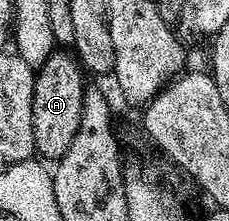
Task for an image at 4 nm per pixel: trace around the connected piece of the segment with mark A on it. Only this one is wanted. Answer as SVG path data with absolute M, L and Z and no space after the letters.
M57 48L52 51L46 64L35 71L35 76L32 123L36 154L44 160L59 160L66 156L70 144L74 144L74 136L78 136L78 124L82 124L86 71L75 53Z

